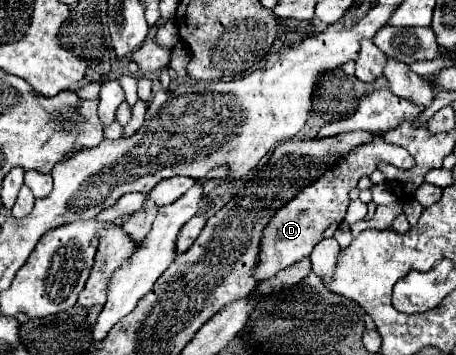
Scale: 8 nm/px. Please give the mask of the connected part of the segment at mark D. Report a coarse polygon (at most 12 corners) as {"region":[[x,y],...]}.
{"region":[[381,133],[343,155],[269,219],[257,281],[333,237],[359,177],[411,155]]}

